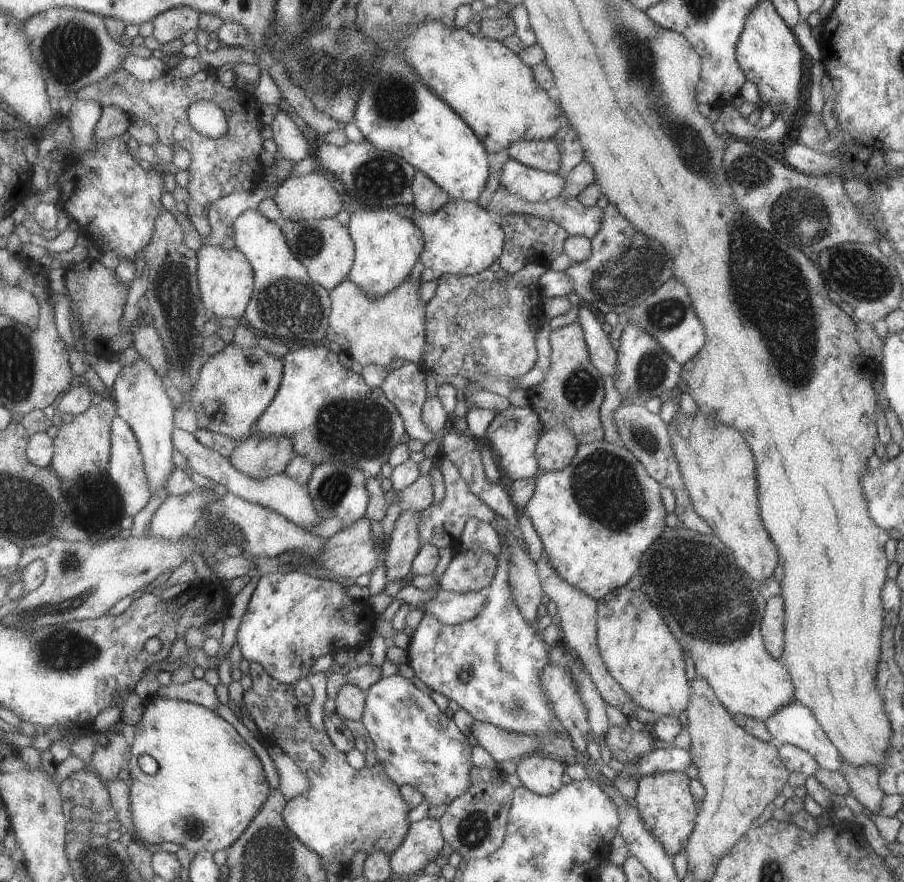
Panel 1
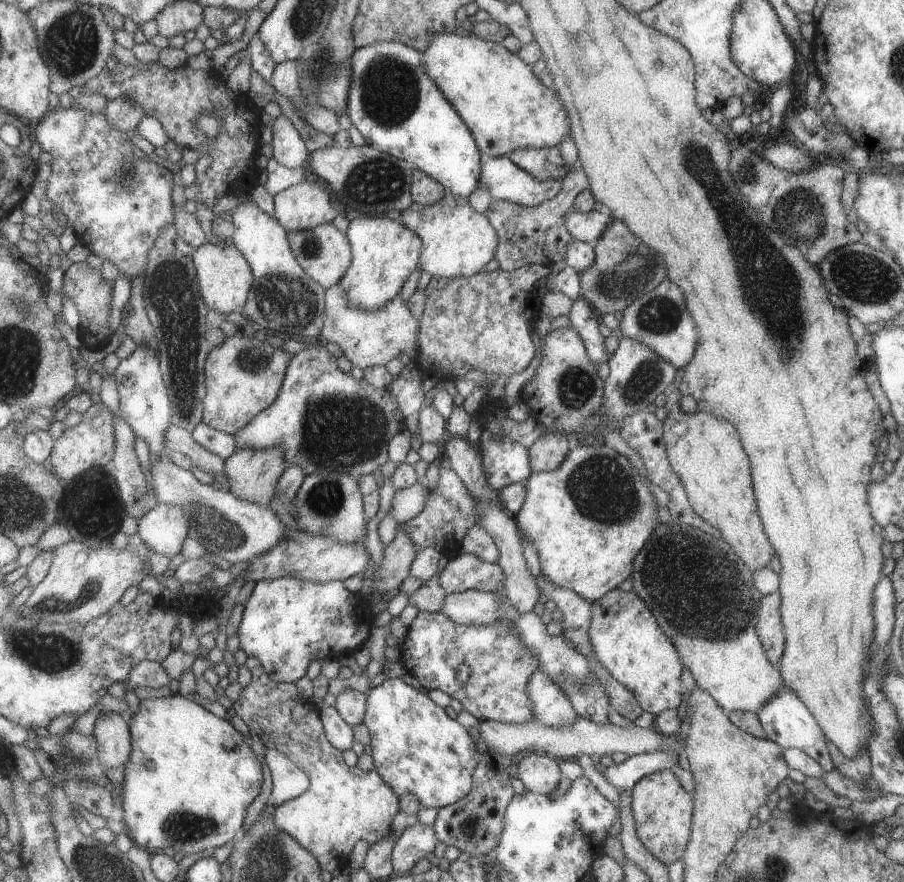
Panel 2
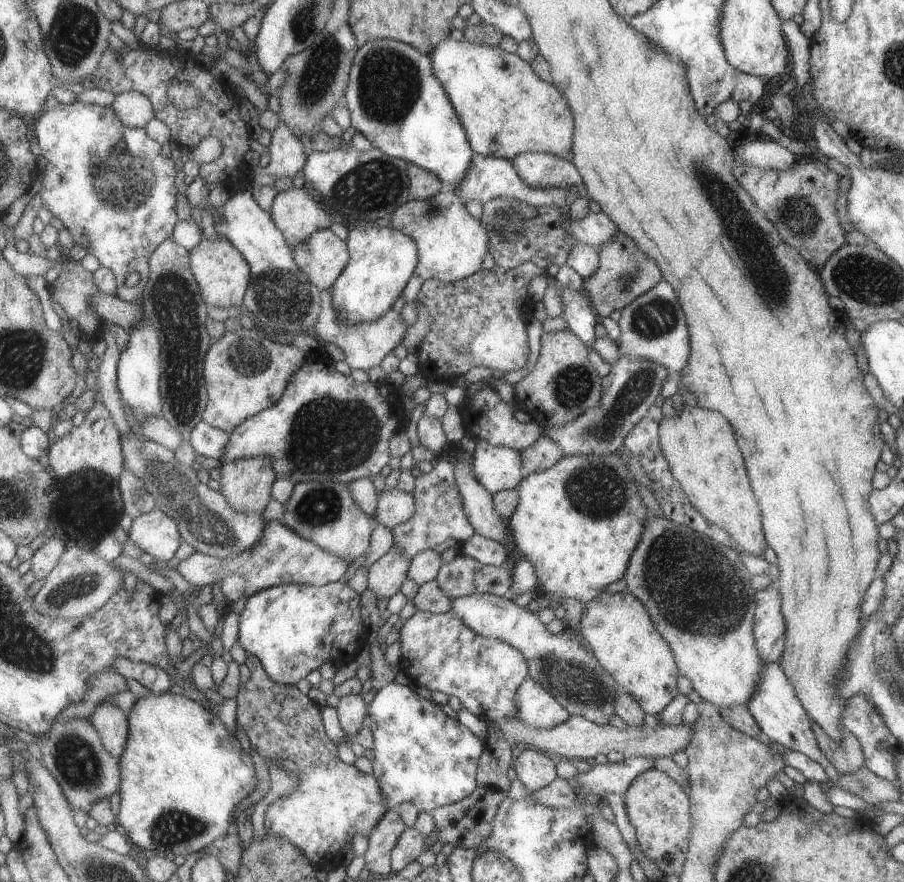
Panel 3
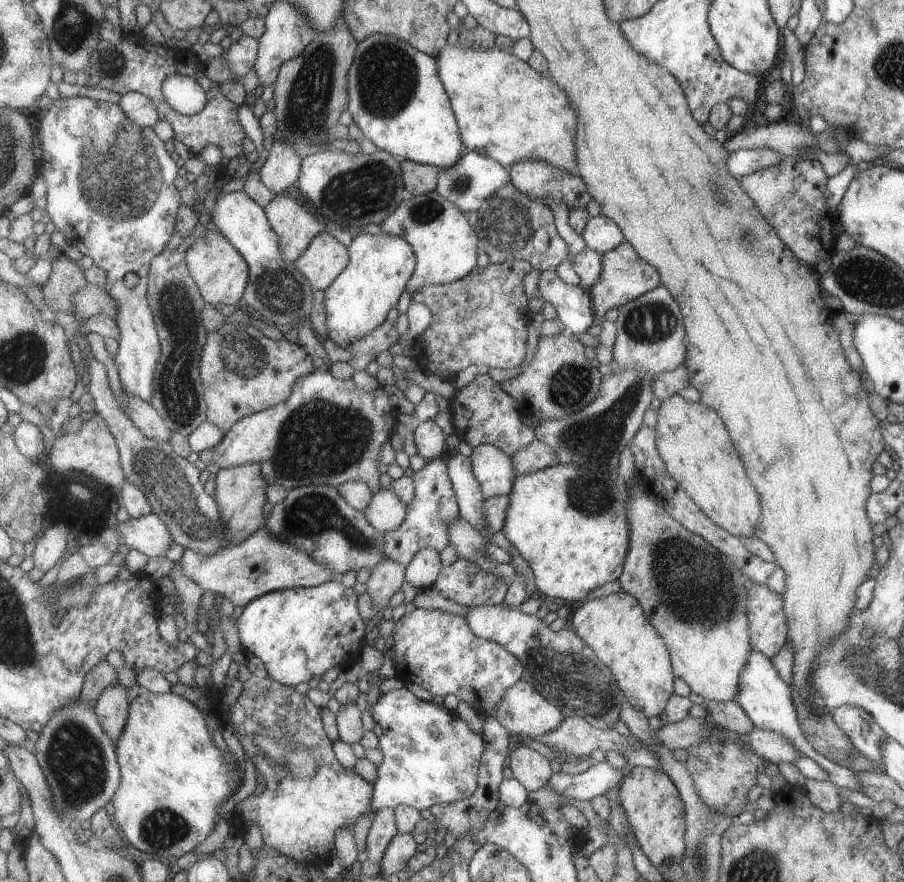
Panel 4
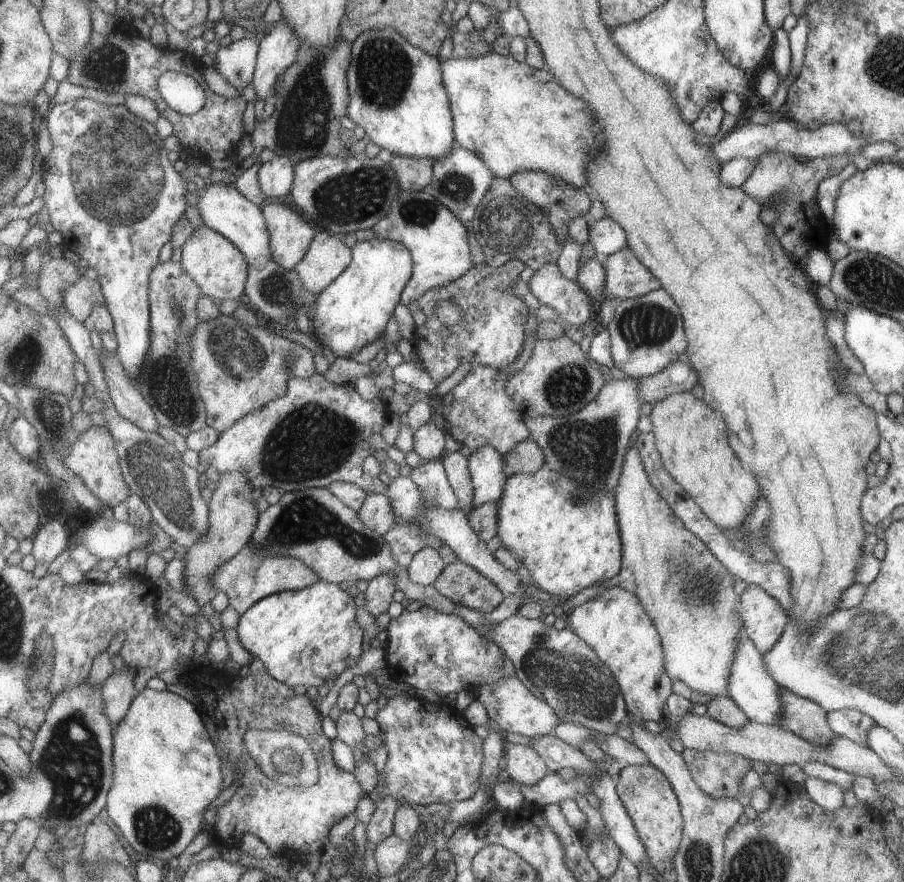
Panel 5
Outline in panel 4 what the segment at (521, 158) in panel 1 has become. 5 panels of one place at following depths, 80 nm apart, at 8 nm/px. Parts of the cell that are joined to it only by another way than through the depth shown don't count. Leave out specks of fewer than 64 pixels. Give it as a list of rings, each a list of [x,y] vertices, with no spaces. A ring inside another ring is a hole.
[[[521,161],[508,170],[509,181],[529,198],[543,201],[551,197],[571,208],[585,209],[590,196],[578,175],[556,169],[541,161]]]

